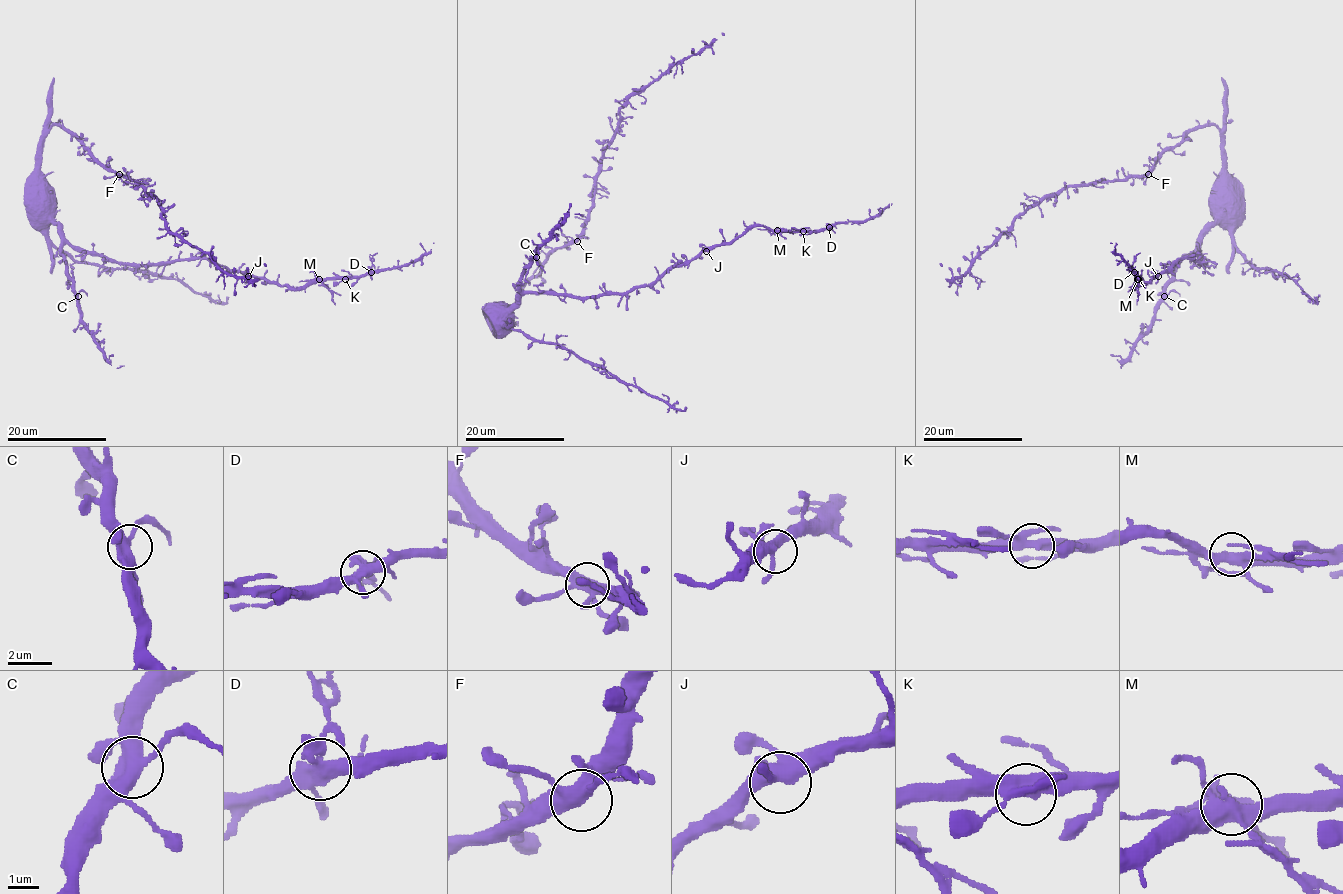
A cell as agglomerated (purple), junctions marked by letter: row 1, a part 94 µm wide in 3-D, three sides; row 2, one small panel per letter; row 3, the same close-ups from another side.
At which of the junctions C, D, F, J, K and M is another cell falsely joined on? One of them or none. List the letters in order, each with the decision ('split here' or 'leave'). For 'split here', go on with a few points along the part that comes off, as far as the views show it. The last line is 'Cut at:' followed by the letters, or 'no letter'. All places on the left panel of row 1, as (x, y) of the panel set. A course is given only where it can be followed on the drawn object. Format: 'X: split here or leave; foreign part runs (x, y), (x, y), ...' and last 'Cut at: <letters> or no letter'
C: leave
D: leave
F: leave
J: leave
K: leave
M: leave
Cut at: no letter

